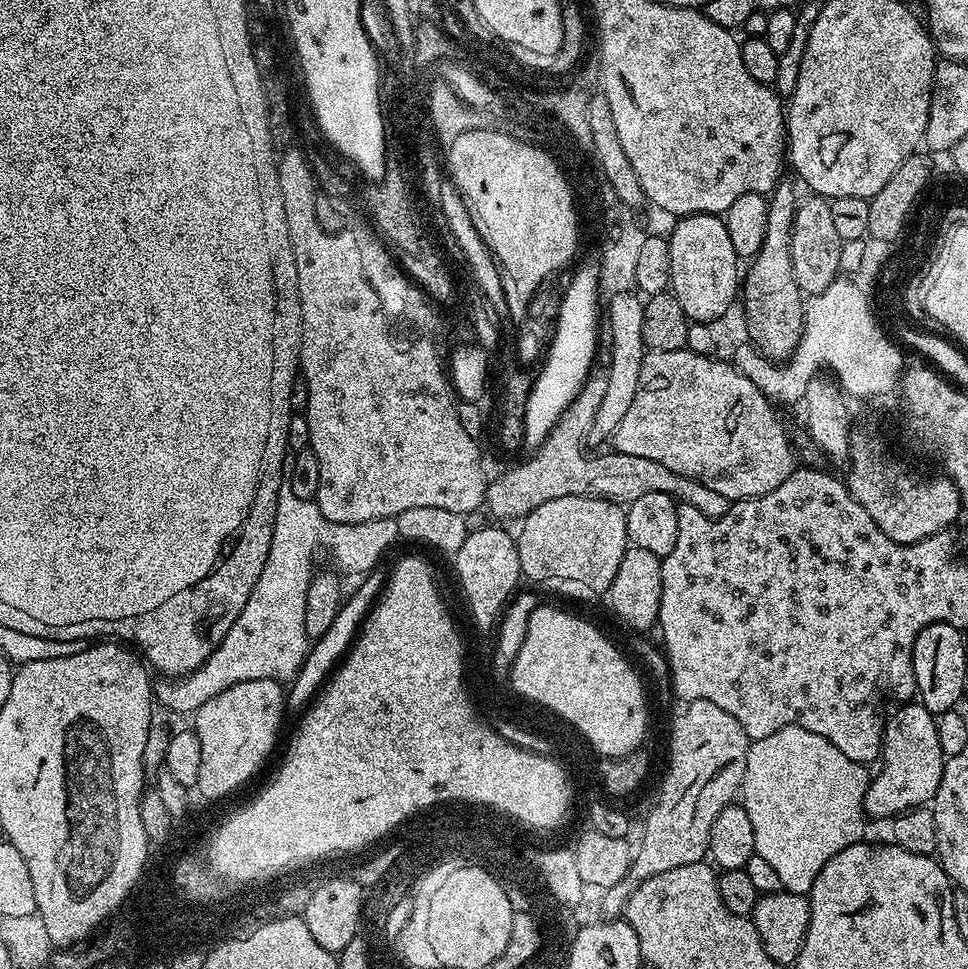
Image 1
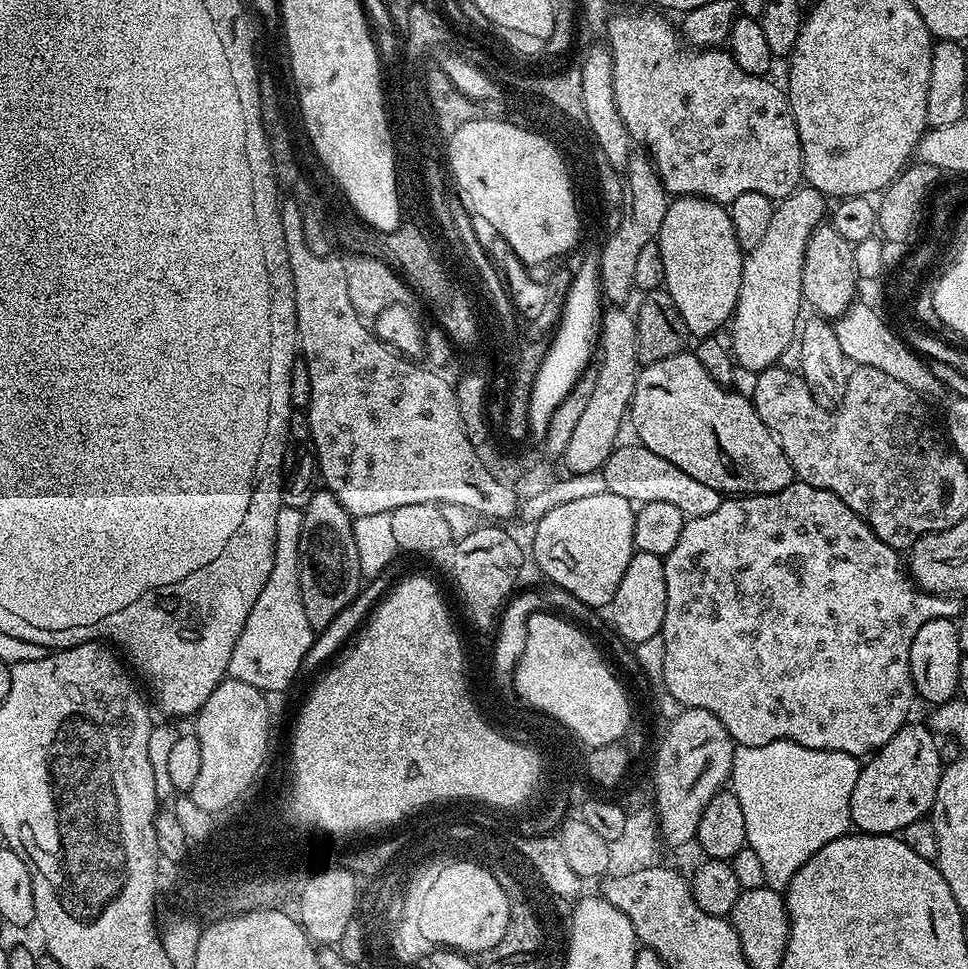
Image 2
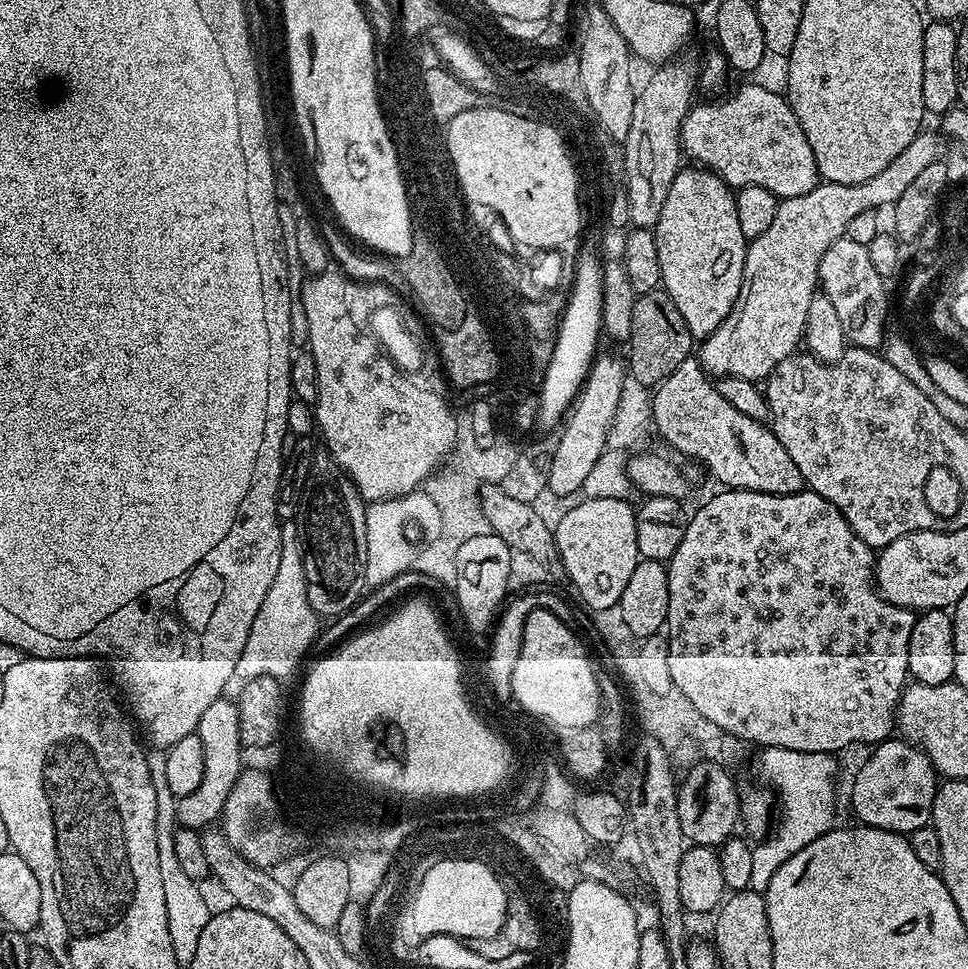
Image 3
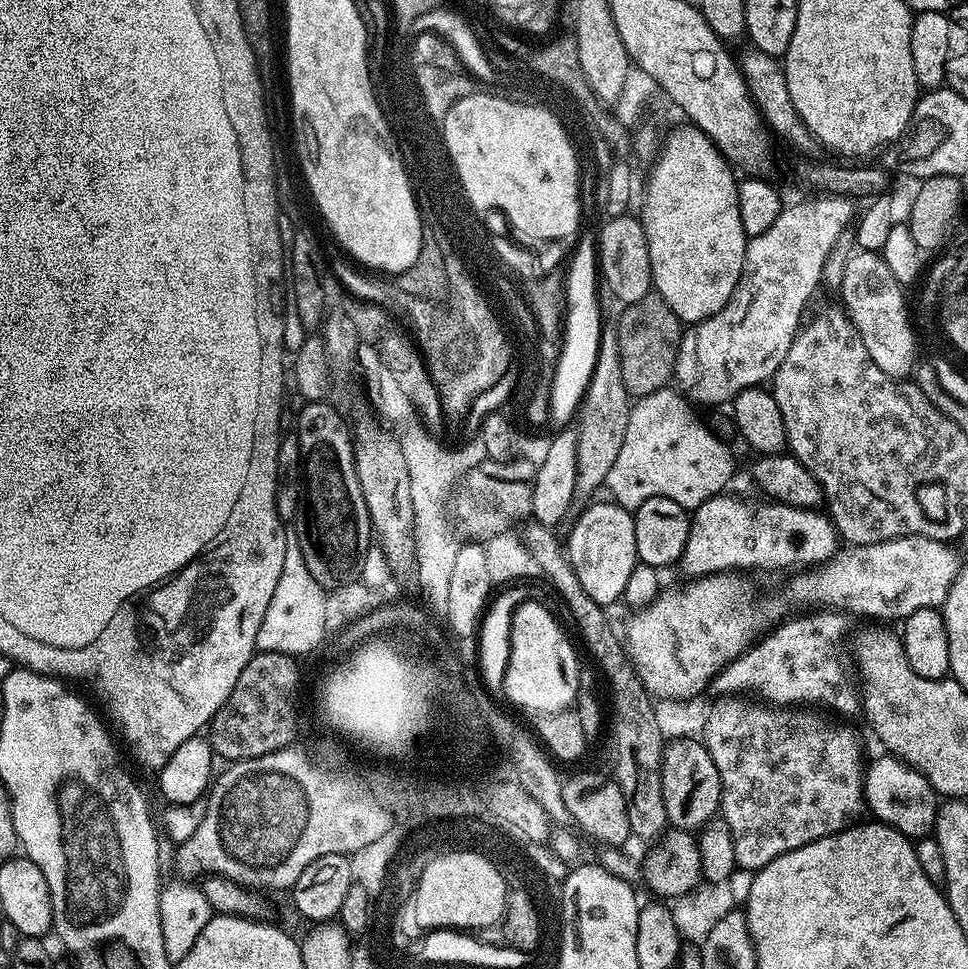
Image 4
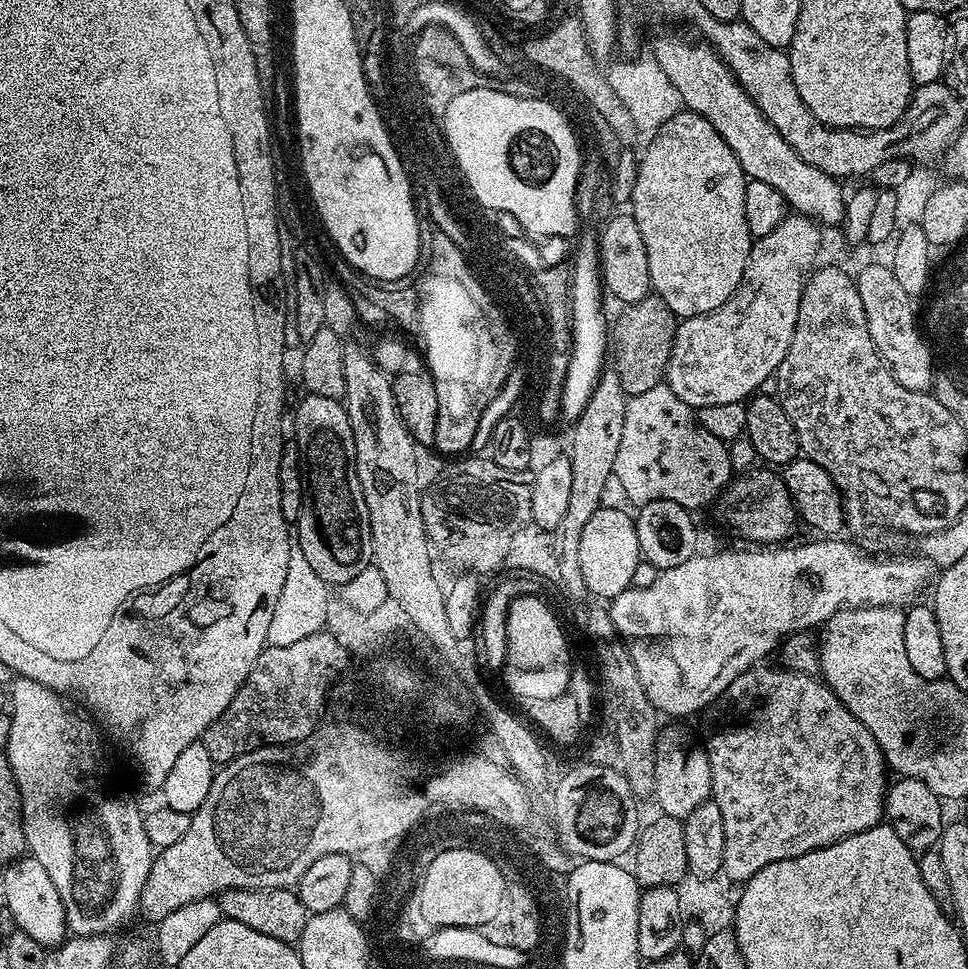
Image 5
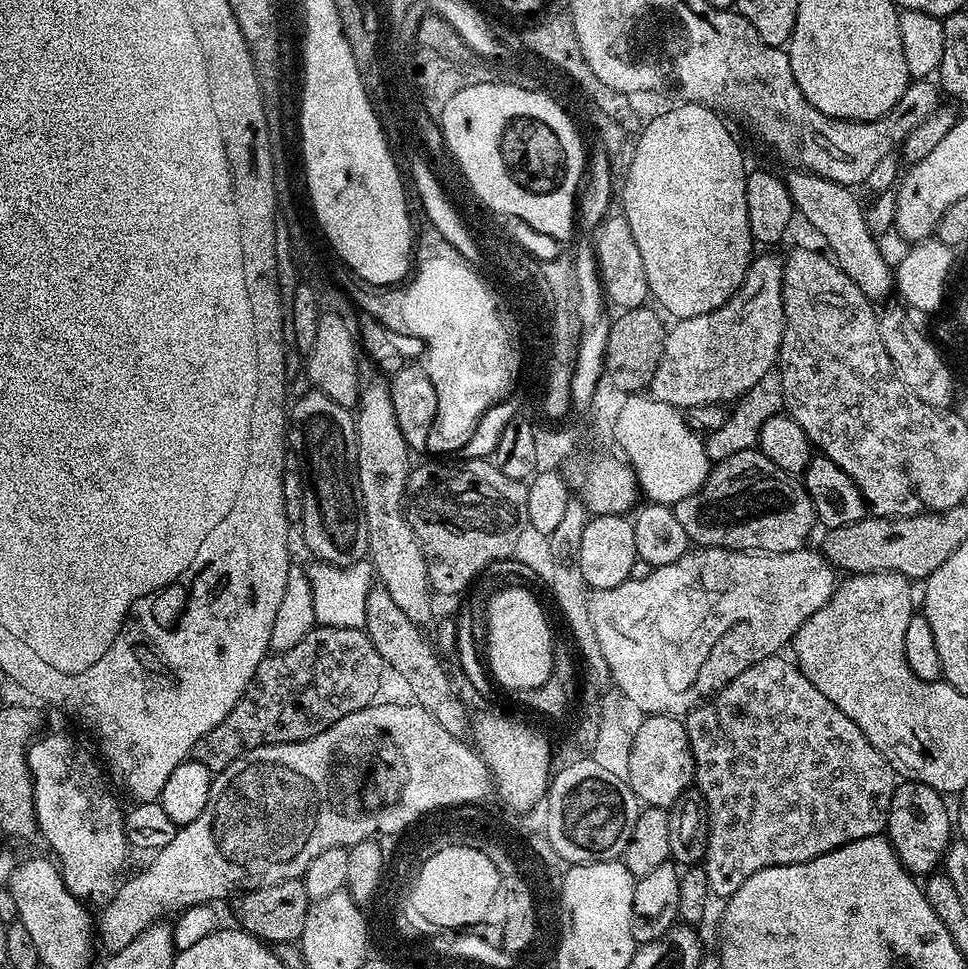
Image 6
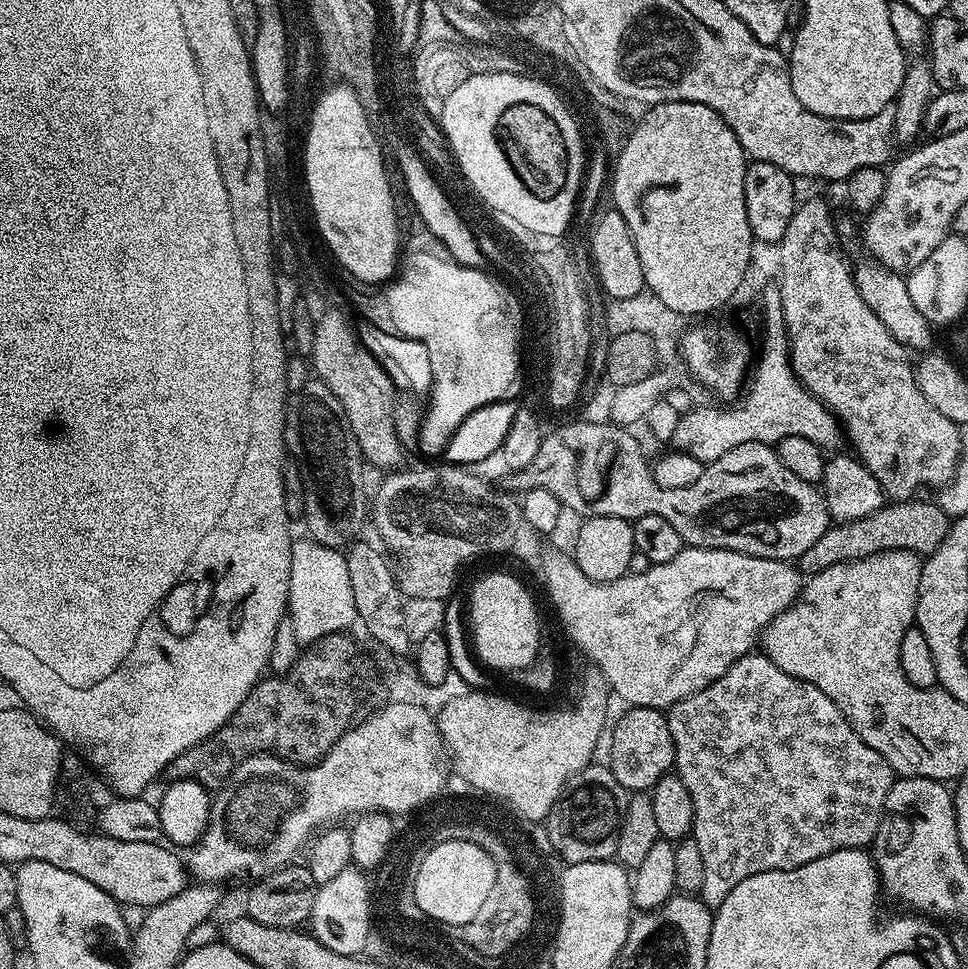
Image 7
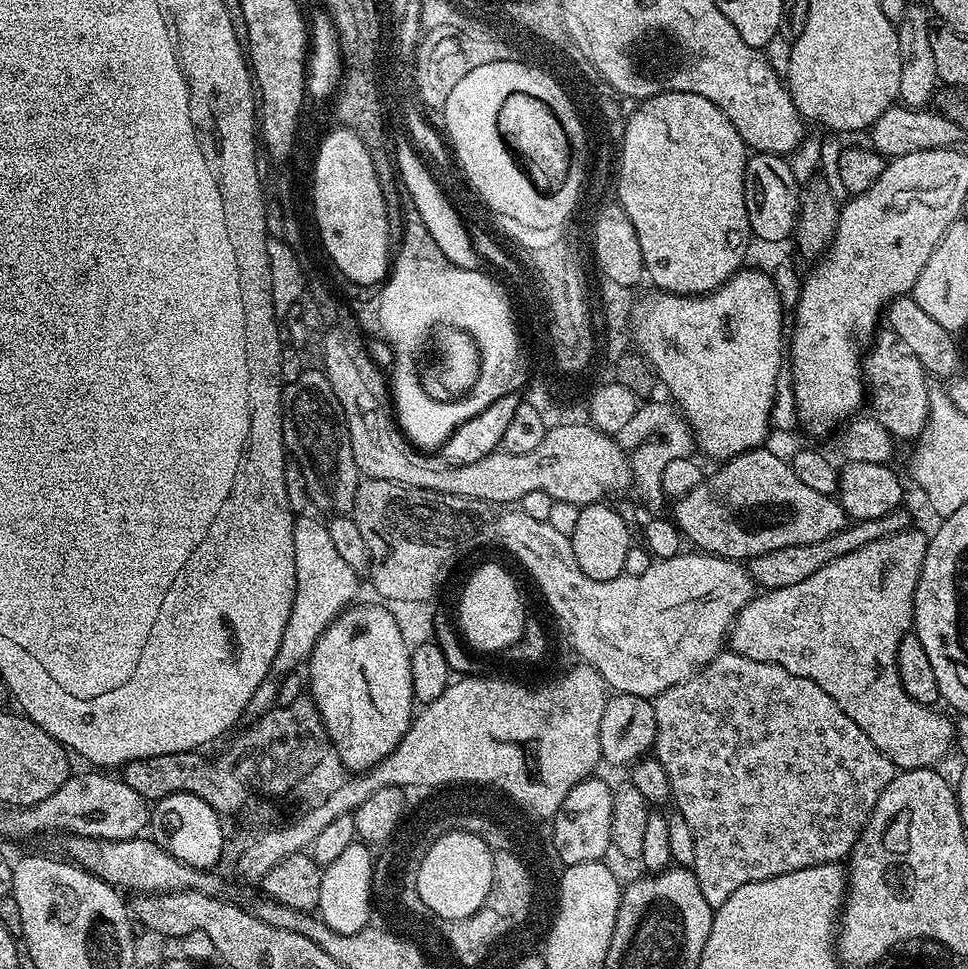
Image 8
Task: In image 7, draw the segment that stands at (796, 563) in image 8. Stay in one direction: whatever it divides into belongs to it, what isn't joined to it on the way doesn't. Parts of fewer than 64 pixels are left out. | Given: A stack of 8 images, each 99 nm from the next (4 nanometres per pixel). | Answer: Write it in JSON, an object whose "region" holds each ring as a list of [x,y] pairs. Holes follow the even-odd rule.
{"region":[[[920,499],[888,502],[866,518],[858,518],[845,524],[833,523],[826,534],[822,534],[822,538],[818,538],[818,542],[814,542],[814,546],[810,546],[810,550],[800,556],[798,567],[801,573],[815,574],[835,564],[870,558],[874,554],[890,550],[910,550],[921,558],[927,557],[938,550],[938,546],[946,538],[950,517],[940,509],[939,503],[932,501],[931,504],[928,500]]]}

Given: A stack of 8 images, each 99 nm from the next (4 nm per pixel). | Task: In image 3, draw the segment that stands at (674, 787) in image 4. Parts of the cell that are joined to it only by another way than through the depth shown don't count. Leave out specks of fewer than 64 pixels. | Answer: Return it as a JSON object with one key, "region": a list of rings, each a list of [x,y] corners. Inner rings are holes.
{"region":[[[701,759],[679,781],[676,789],[678,819],[689,845],[715,849],[725,844],[740,824],[740,792],[728,768],[715,760]]]}

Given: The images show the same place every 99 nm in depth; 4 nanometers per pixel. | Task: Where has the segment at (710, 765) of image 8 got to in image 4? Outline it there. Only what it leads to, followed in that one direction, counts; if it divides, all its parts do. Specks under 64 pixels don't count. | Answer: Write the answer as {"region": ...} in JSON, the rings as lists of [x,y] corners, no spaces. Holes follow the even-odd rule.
{"region":[[[720,698],[720,700],[711,705],[711,712],[709,714],[708,721],[705,723],[704,728],[702,729],[702,742],[707,746],[708,753],[710,754],[710,758],[714,758],[714,766],[718,766],[718,778],[720,779],[720,812],[722,813],[722,819],[728,823],[730,826],[730,834],[734,838],[734,854],[736,858],[737,865],[741,869],[744,870],[759,870],[765,868],[767,864],[774,858],[778,858],[782,854],[786,854],[790,850],[798,850],[798,846],[806,846],[810,842],[814,842],[818,838],[826,838],[830,834],[834,834],[835,832],[840,832],[844,828],[849,827],[857,819],[856,816],[861,811],[862,813],[865,811],[866,805],[864,803],[864,772],[862,771],[862,764],[860,768],[860,744],[856,741],[856,736],[851,732],[848,728],[835,728],[832,724],[818,724],[812,720],[787,720],[784,716],[775,716],[774,713],[769,707],[760,706],[764,708],[758,708],[754,704],[746,704],[745,699],[742,698]]]}

